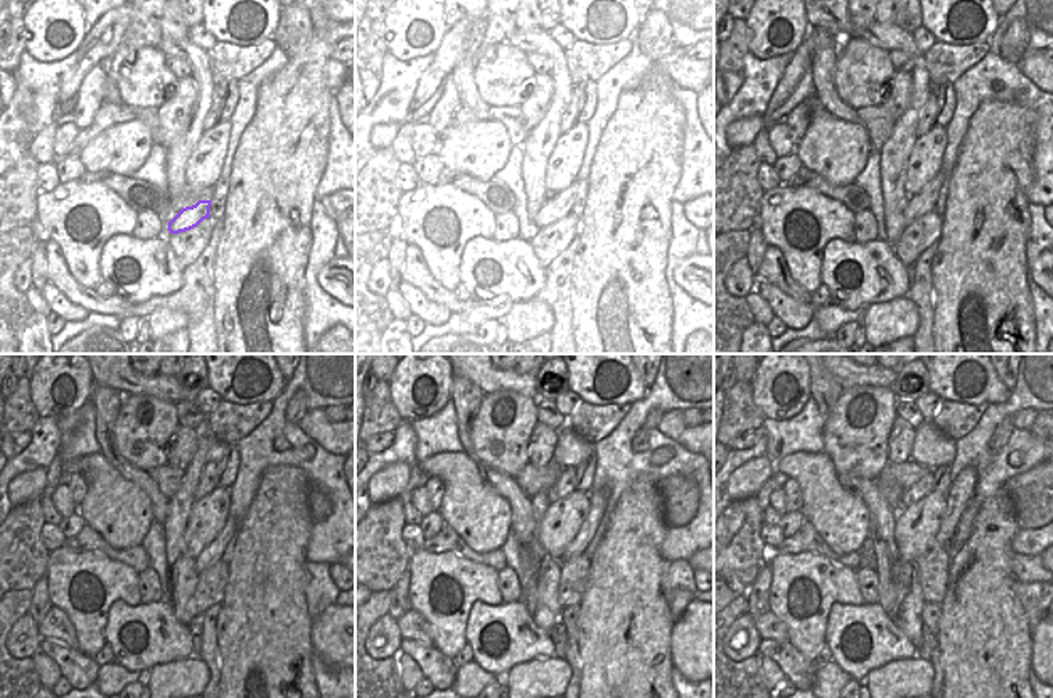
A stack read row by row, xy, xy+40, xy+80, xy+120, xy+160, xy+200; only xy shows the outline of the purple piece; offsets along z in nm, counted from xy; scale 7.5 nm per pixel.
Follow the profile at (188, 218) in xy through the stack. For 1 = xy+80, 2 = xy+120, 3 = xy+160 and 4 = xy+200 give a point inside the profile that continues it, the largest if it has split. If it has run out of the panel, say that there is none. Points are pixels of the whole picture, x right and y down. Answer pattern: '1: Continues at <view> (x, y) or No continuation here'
1: Continues at xy+80 (924, 200)
2: Continues at xy+120 (213, 553)
3: Continues at xy+160 (597, 498)
4: Continues at xy+200 (962, 489)

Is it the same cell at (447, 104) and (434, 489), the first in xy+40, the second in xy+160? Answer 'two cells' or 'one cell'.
one cell

